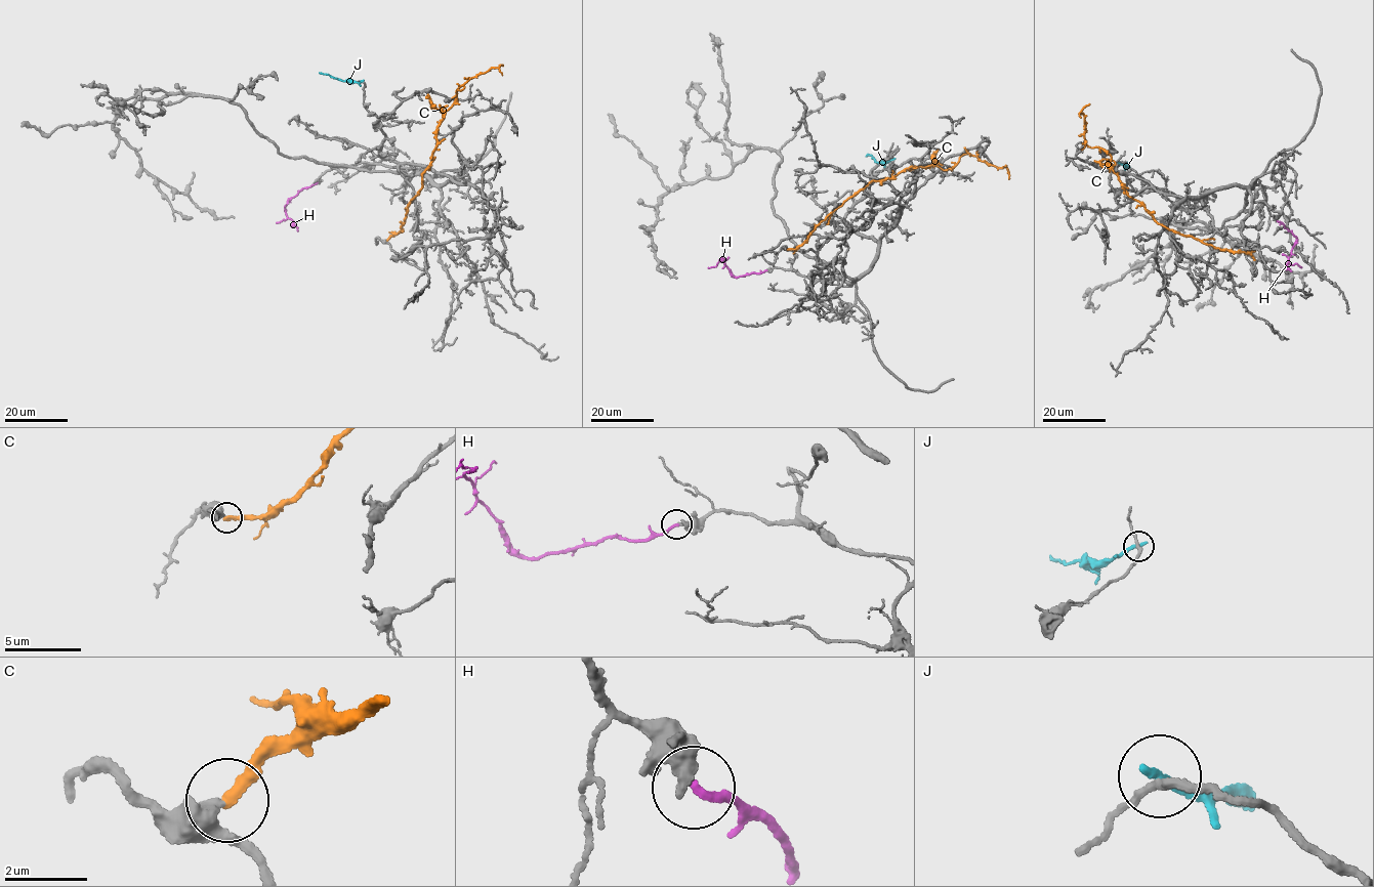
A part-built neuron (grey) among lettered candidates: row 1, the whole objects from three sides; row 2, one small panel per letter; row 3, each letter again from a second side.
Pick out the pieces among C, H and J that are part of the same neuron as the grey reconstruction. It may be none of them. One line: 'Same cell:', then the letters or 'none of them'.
Same cell: H

